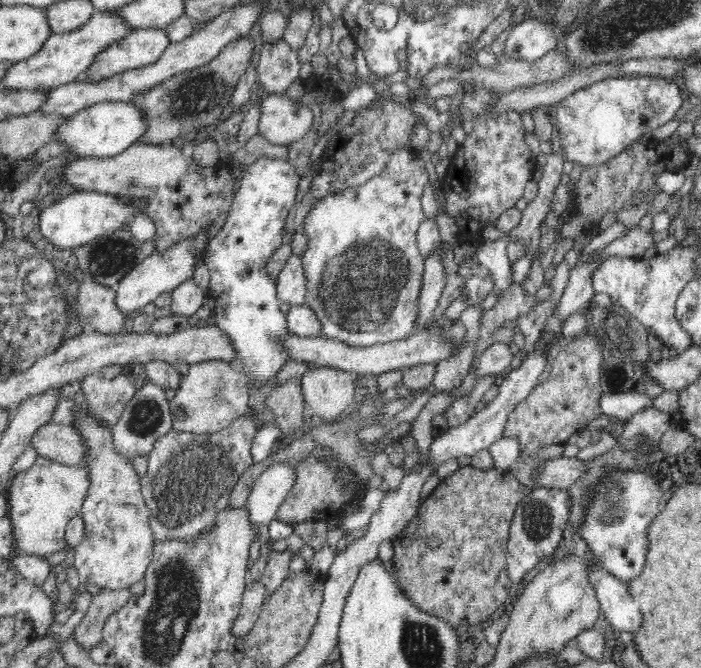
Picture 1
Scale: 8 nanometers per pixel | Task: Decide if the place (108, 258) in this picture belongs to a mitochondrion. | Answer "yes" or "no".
yes

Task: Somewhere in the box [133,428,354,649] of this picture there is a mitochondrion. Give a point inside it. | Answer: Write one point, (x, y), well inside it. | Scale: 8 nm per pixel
(204, 469)

